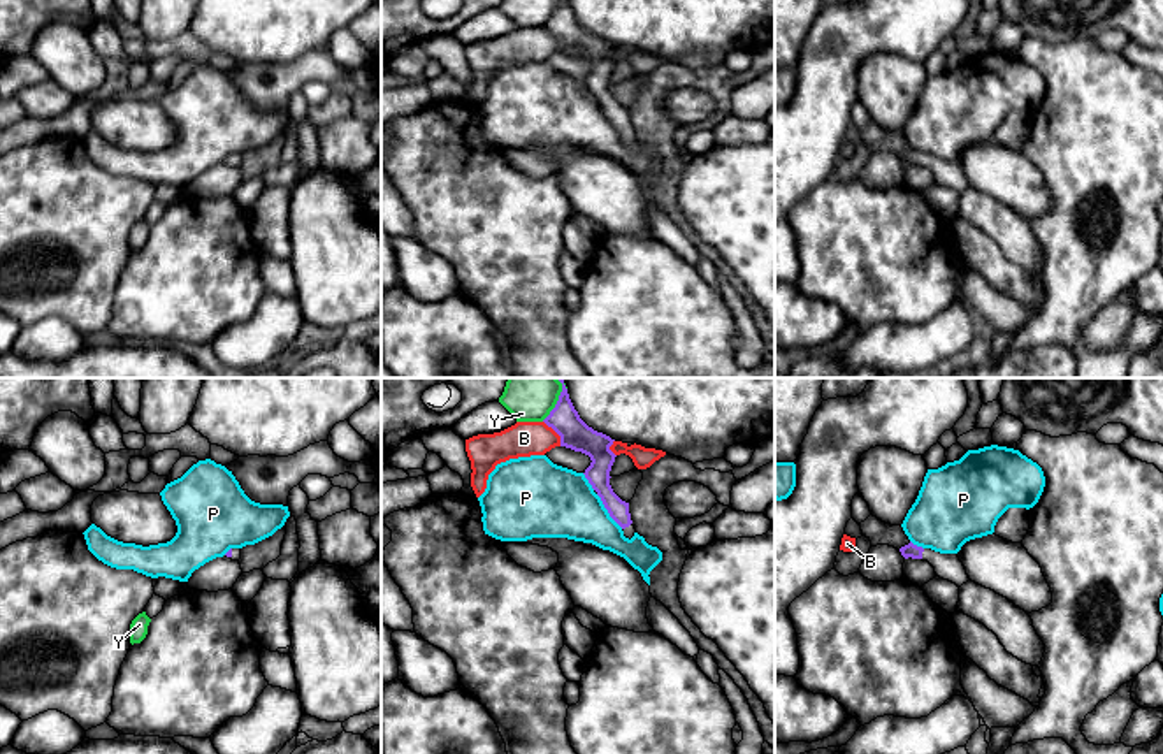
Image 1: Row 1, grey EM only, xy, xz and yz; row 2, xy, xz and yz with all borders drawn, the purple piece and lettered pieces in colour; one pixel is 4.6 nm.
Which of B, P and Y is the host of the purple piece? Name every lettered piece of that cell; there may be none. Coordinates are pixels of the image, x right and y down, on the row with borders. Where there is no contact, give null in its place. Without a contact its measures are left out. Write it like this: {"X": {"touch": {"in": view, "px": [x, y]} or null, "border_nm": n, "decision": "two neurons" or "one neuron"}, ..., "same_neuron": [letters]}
{"B": {"touch": {"in": "xz", "px": [556, 431]}, "border_nm": 150, "decision": "two neurons"}, "P": {"touch": {"in": "xz", "px": [608, 512]}, "border_nm": 200, "decision": "two neurons"}, "Y": {"touch": {"in": "xz", "px": [559, 399]}, "border_nm": 220, "decision": "two neurons"}, "same_neuron": []}

